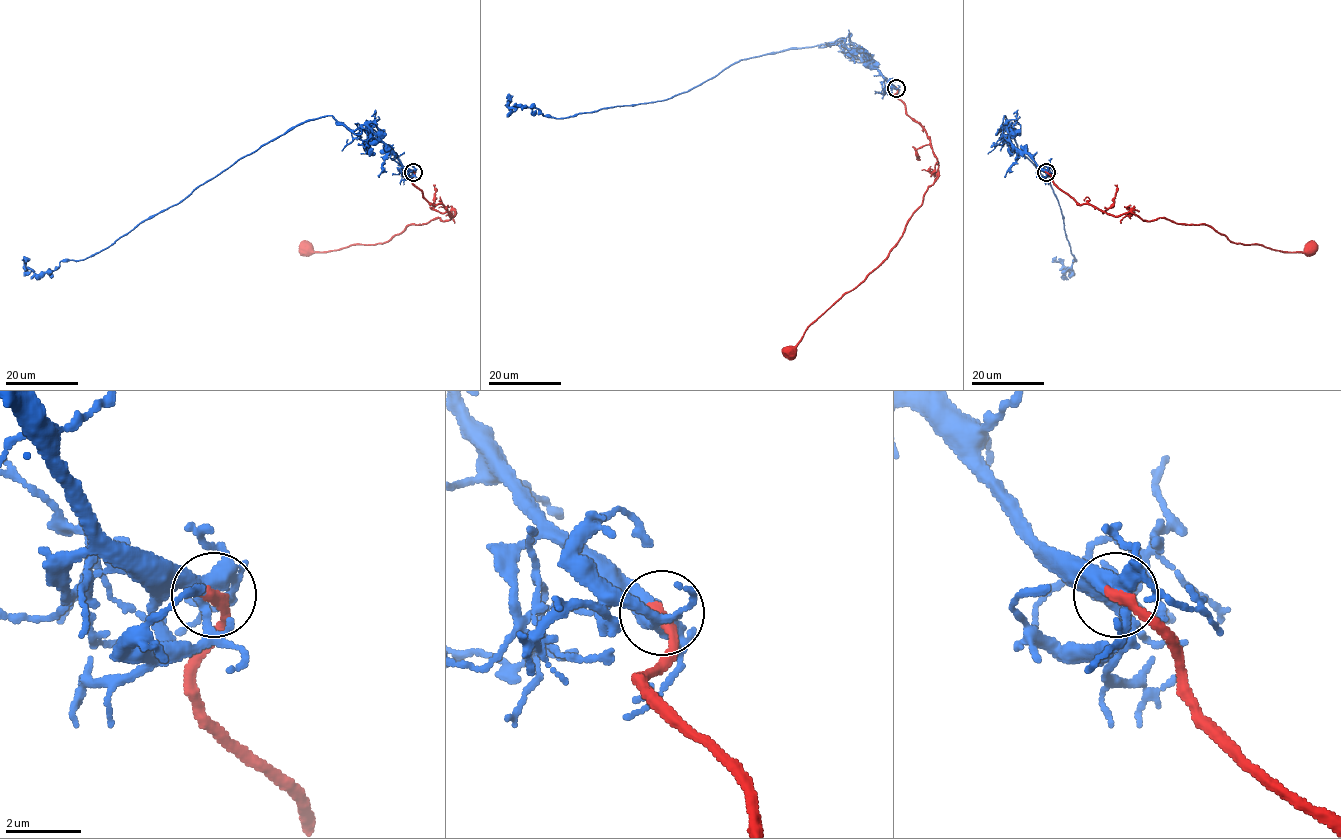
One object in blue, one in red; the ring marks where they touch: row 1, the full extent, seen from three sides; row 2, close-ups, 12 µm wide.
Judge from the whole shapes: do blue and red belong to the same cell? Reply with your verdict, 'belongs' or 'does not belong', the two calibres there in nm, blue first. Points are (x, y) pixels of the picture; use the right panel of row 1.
belongs | 380/320 nm

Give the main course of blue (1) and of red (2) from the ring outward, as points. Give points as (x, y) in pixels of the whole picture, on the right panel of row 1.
1: (1045, 171), (1010, 141), (1005, 116), (1017, 149), (1056, 197), (1076, 260), (1065, 274), (1056, 256)
2: (1045, 171), (1078, 204), (1115, 216), (1129, 212), (1145, 220), (1206, 224), (1234, 242), (1307, 250)

